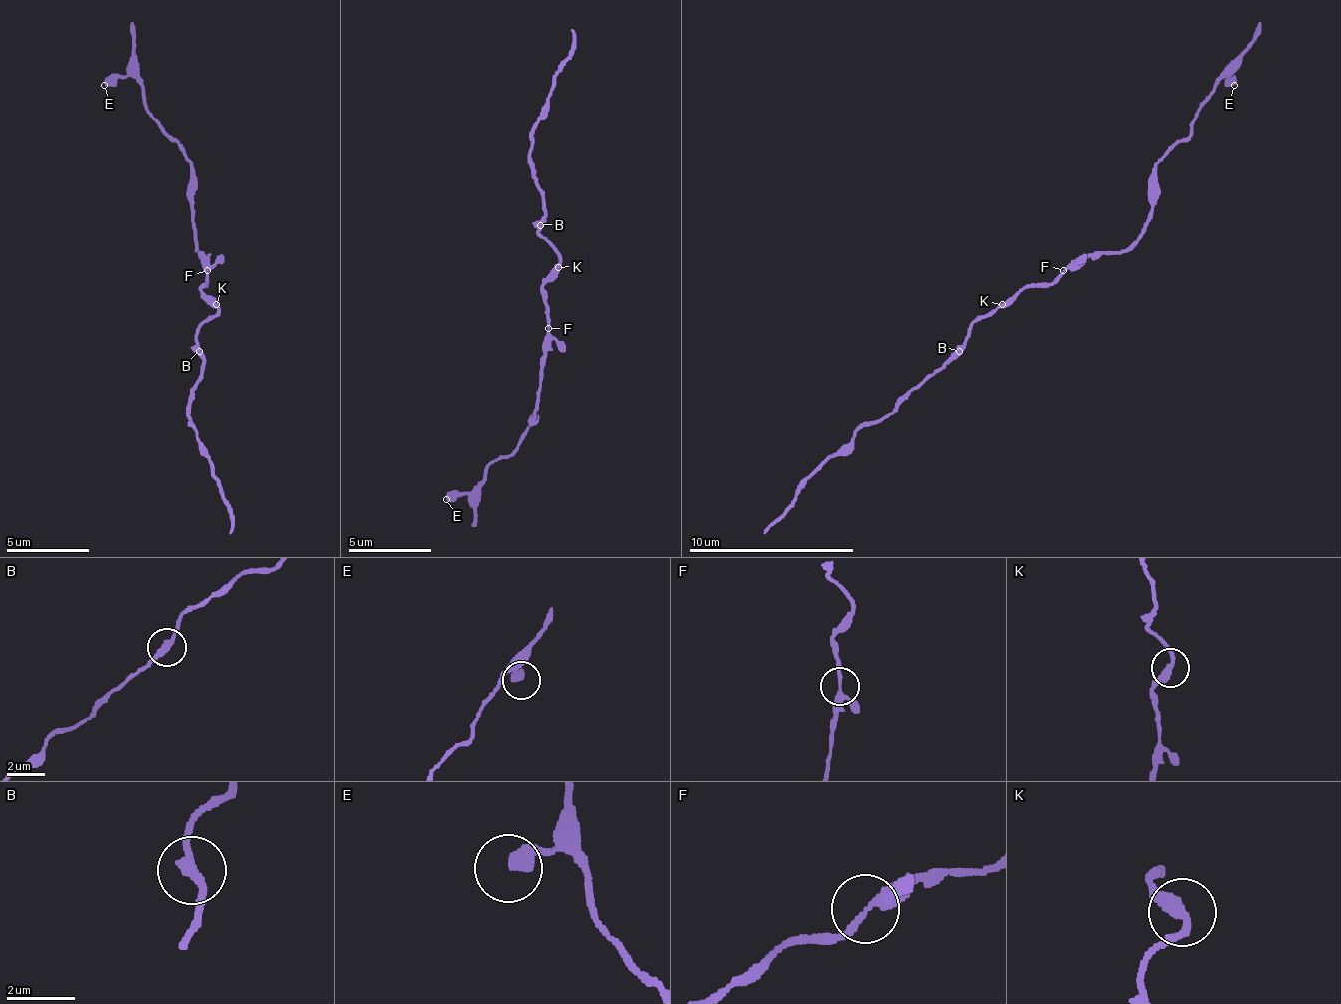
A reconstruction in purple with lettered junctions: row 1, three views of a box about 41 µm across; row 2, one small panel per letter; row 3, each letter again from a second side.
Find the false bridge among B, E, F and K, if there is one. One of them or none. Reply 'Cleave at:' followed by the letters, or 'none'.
Cleave at: none

